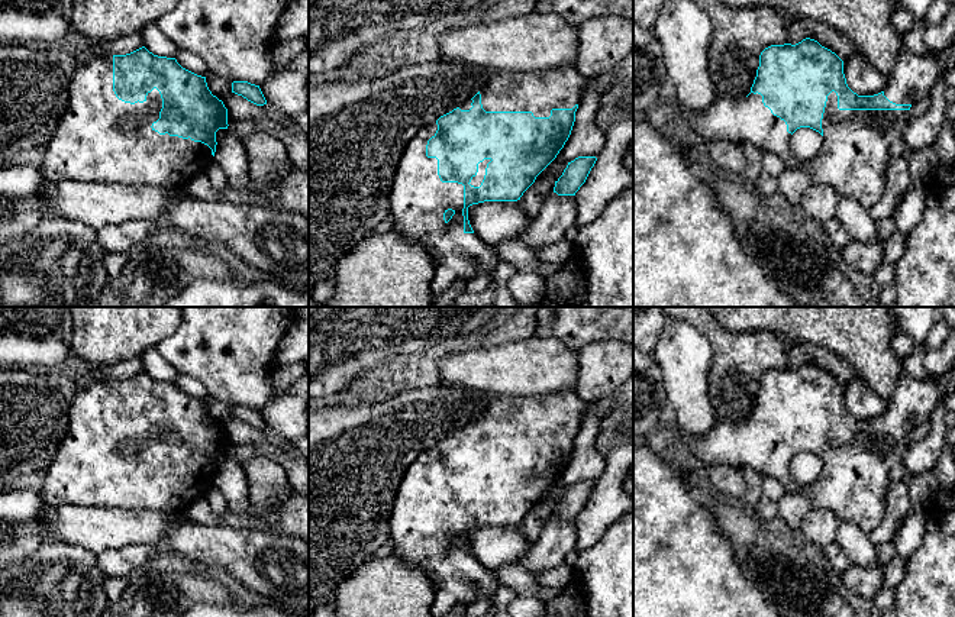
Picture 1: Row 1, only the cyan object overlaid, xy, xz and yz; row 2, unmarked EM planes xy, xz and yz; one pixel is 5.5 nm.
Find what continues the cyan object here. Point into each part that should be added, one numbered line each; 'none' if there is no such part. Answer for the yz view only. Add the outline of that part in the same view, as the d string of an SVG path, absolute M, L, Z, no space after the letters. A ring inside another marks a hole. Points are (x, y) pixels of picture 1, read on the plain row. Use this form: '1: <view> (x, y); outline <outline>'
1: yz (854, 480); outline M832 416L827 420L822 443L822 471L809 485L801 485L791 478L788 471L791 458L787 456L785 446L764 430L762 420L758 417L742 423L719 420L709 433L690 436L688 446L706 466L729 463L739 468L754 468L762 477L778 479L787 491L806 495L812 507L830 510L842 521L855 523L869 534L887 511L890 472L903 463L909 449L909 435L839 435L838 420Z

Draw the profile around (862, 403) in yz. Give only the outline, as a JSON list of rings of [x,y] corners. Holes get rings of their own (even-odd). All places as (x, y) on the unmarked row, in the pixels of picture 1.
[[[861,377],[843,387],[843,398],[848,411],[858,420],[878,419],[887,408],[887,401],[875,394]]]

